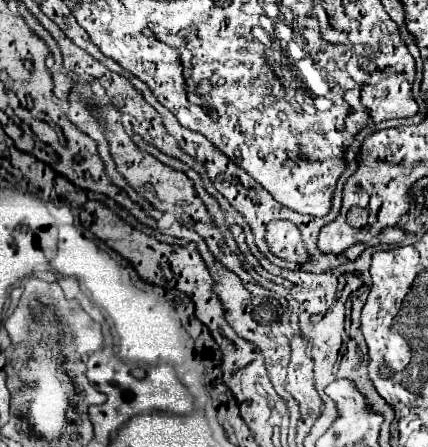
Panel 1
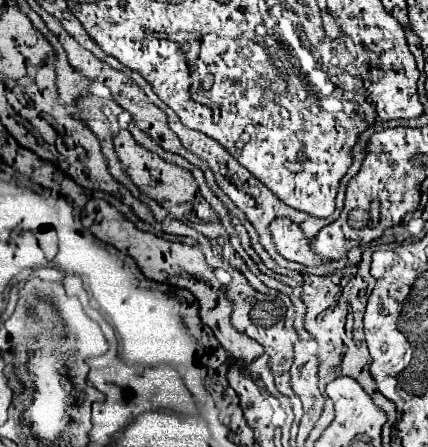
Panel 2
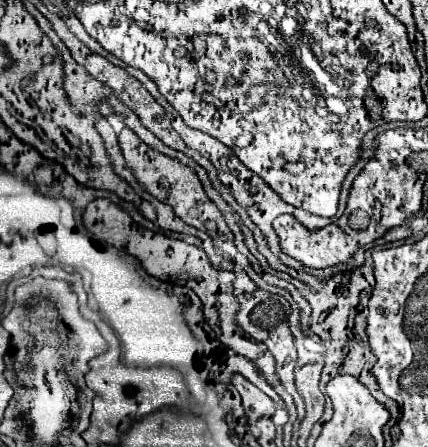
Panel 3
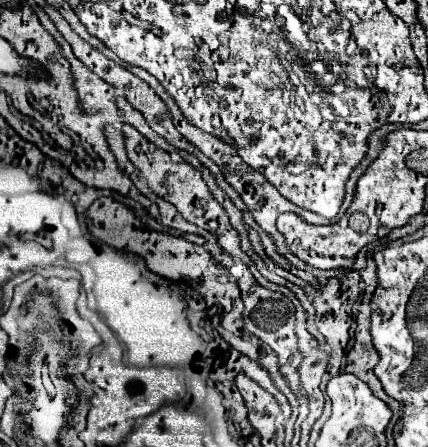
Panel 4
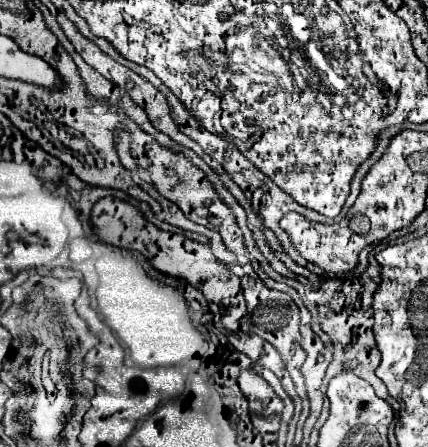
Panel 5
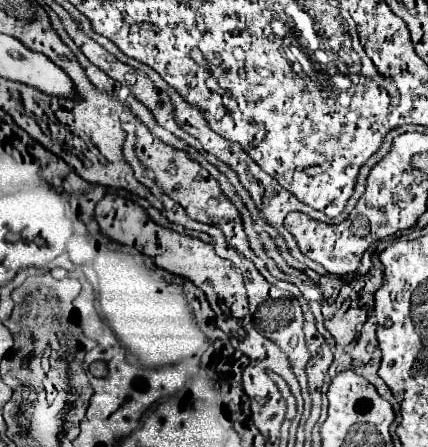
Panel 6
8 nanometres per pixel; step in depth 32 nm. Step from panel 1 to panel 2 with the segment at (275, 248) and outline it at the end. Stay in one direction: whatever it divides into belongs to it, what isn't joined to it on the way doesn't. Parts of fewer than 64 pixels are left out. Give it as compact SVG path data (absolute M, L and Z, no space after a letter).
M342 214L336 222L324 226L324 228L318 232L318 236L312 238L310 242L308 242L308 238L304 236L302 228L300 228L296 222L292 222L290 218L286 218L286 216L284 216L284 218L276 218L276 220L270 224L270 230L272 230L272 236L274 236L274 242L276 242L278 252L280 252L284 258L294 260L294 262L300 262L300 264L304 264L304 266L322 266L322 264L326 264L326 262L330 262L330 260L346 258L352 248L358 248L358 246L362 246L362 244L368 244L368 242L374 240L374 238L380 238L378 232L382 232L382 228L376 230L376 226L372 226L370 222L368 222L368 228L354 230L354 228L348 226L348 220L346 220L344 214Z

